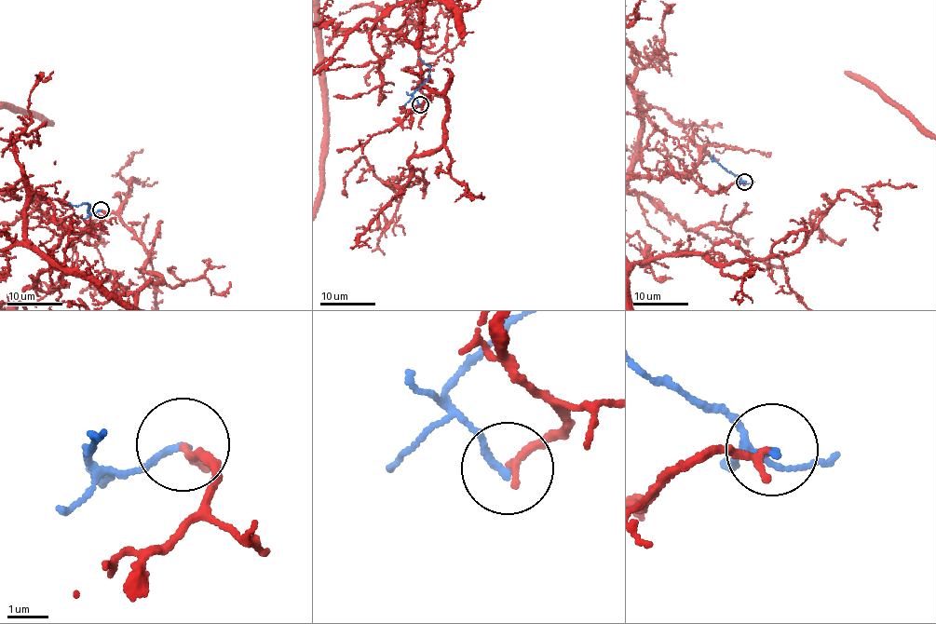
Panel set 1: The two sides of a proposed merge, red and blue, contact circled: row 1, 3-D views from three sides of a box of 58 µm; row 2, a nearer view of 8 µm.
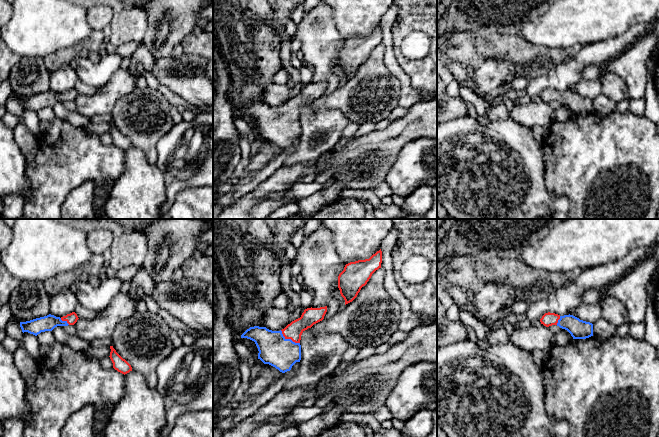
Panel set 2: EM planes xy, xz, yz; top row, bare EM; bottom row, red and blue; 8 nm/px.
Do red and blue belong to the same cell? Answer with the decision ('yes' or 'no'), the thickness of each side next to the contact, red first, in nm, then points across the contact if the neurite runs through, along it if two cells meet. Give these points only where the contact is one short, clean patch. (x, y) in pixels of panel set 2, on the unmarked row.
yes; calibres 140 and 240 nm; way xz (310, 92), (289, 114), (275, 126)

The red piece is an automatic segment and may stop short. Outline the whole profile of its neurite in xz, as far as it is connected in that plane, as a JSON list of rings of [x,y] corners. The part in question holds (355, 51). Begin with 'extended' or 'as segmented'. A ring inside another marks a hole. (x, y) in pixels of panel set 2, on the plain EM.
as segmented; [[[381,25],[369,35],[350,38],[345,41],[344,46],[338,52],[338,64],[345,76],[345,81],[352,78],[367,60],[372,50],[381,44]]]

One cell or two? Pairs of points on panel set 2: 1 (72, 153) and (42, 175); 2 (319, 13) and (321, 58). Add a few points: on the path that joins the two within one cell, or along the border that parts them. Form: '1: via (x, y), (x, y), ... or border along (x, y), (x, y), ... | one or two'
1: via (65, 159), (49, 174) | one
2: via (321, 24), (321, 47) | one

